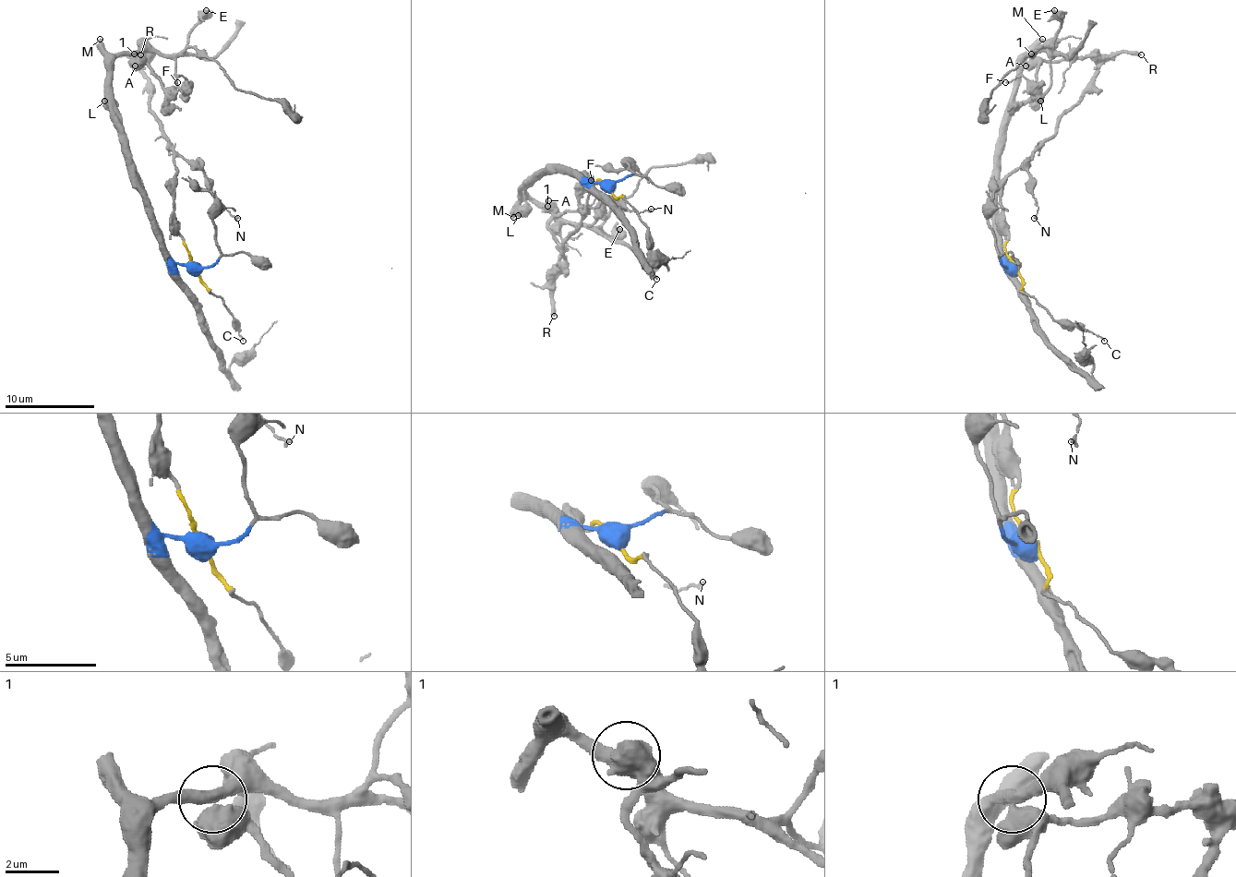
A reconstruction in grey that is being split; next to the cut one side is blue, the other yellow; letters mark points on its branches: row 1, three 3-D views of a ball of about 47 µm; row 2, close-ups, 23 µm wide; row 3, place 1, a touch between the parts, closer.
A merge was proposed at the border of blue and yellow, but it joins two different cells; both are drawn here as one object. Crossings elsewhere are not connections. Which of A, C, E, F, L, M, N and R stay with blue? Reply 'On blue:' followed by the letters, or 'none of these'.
On blue: E, F, L, M

